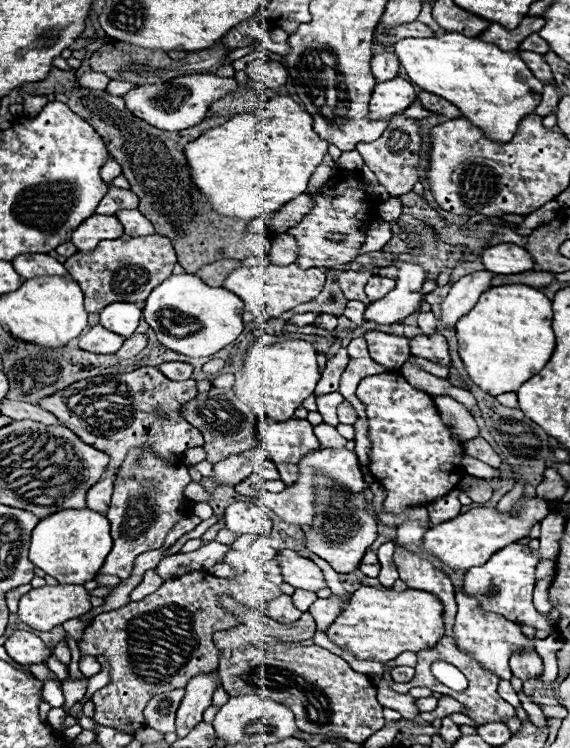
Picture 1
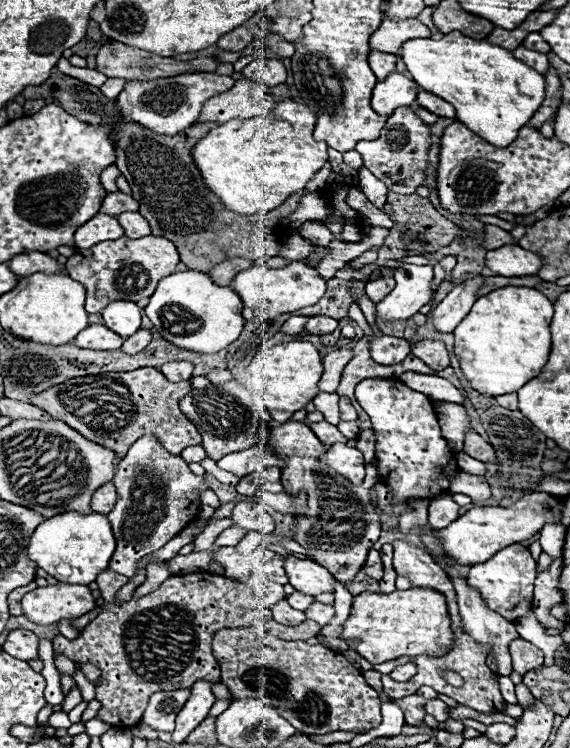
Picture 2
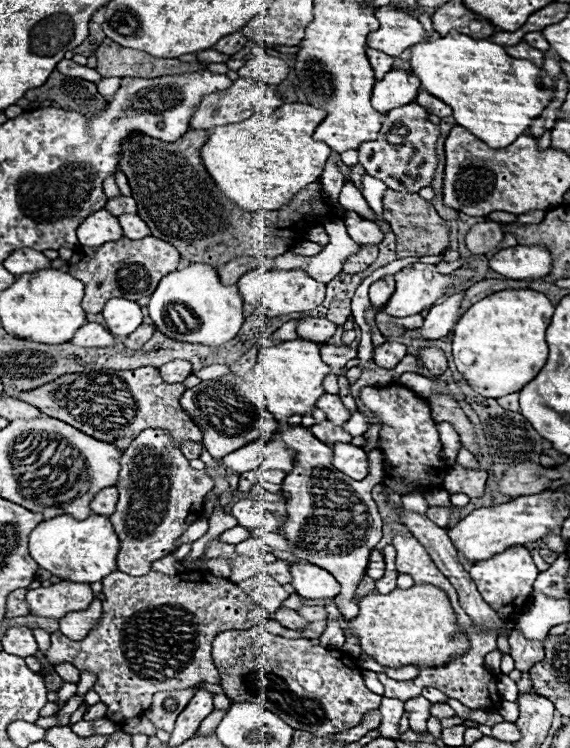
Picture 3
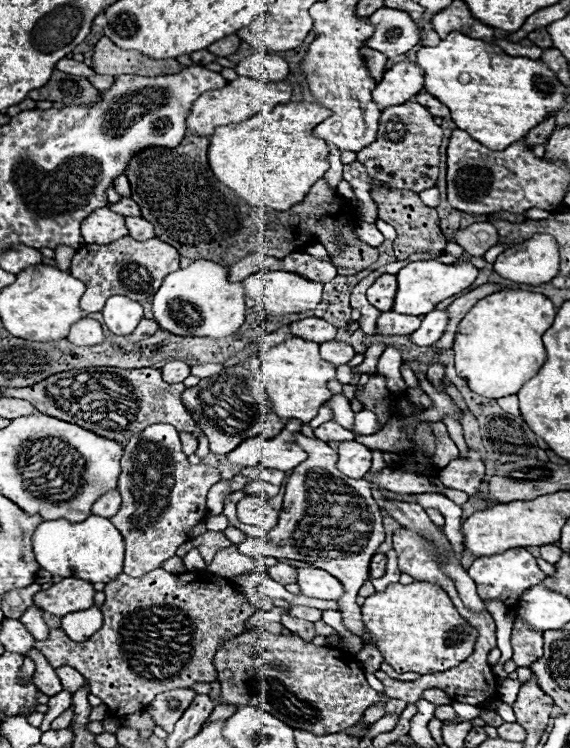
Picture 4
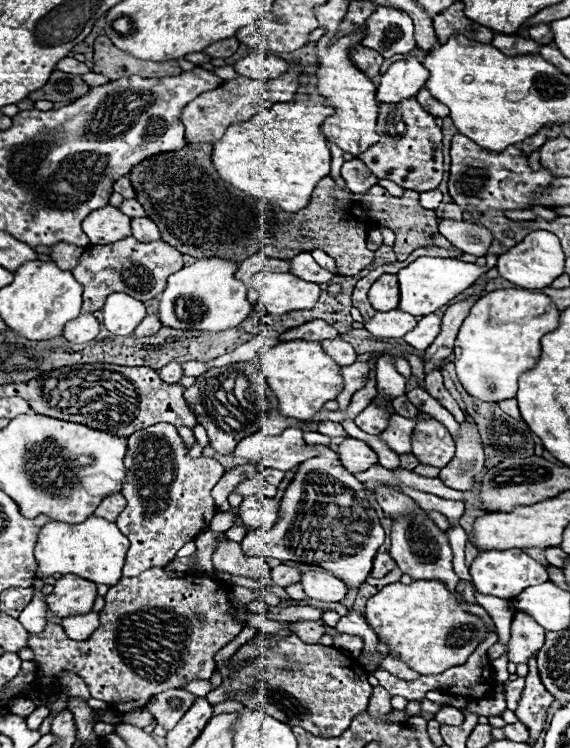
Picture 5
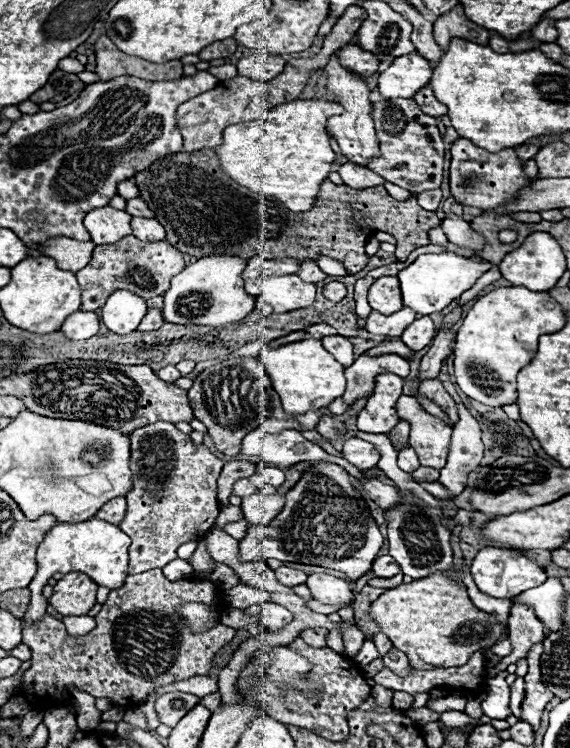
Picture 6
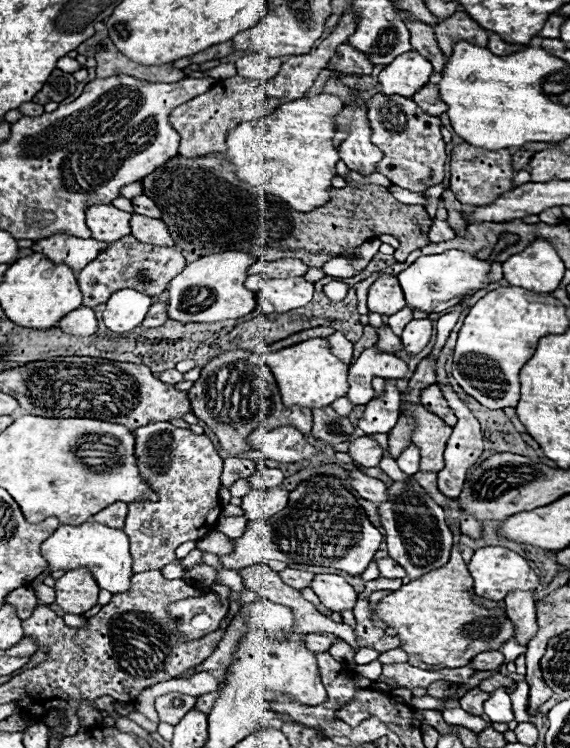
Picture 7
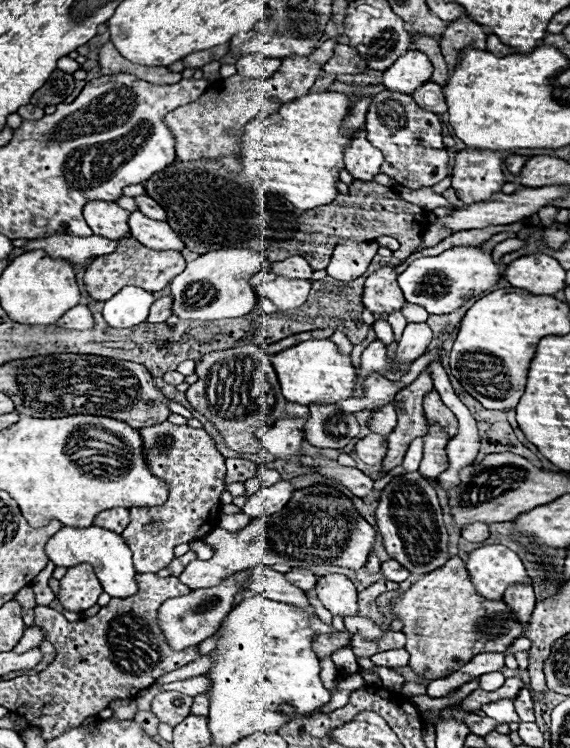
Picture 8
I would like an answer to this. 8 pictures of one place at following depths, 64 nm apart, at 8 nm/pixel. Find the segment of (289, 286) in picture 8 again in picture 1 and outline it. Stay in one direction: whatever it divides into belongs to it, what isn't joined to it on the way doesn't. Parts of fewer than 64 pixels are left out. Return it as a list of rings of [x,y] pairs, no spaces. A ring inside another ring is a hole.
[[[256,264],[252,268],[236,268],[224,280],[224,288],[240,296],[246,304],[246,310],[264,310],[268,316],[278,318],[280,314],[292,310],[298,304],[314,300],[324,288],[326,274],[320,268],[300,270],[296,264],[274,266],[274,264]]]

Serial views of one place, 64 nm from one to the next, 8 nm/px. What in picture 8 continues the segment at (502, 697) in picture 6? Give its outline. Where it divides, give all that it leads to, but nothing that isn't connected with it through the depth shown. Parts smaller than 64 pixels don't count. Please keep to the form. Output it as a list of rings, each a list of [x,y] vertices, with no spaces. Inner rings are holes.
[[[498,700],[488,706],[482,706],[482,712],[490,718],[496,718],[498,724],[510,724],[510,722],[520,722],[518,714],[514,712],[512,700]]]

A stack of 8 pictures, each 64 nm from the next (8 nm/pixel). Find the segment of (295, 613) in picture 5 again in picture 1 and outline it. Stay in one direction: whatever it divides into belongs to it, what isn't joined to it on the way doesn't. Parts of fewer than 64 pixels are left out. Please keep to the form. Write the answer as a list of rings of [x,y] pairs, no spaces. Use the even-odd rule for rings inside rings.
[[[332,594],[330,598],[318,598],[312,606],[310,606],[310,614],[314,616],[316,624],[318,624],[318,630],[330,626],[330,622],[334,622],[340,614],[340,608],[342,608],[344,600],[338,598],[336,594]]]

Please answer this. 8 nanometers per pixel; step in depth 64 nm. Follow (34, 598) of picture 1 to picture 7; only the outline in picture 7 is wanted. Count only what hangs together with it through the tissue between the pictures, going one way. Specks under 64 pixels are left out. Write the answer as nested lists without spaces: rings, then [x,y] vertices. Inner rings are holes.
[[[86,568],[66,572],[54,586],[56,604],[64,614],[84,614],[96,604],[100,586]]]

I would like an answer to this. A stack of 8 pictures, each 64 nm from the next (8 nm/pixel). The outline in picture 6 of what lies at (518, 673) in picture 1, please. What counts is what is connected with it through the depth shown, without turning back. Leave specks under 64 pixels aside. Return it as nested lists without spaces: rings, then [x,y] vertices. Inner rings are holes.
[[[512,598],[512,608],[510,608],[510,618],[508,618],[508,640],[512,644],[512,654],[504,656],[500,663],[486,670],[488,679],[495,677],[500,670],[506,670],[508,664],[516,664],[518,660],[526,658],[526,652],[538,642],[544,640],[544,626],[542,622],[534,616],[534,610],[526,604],[516,602]]]

